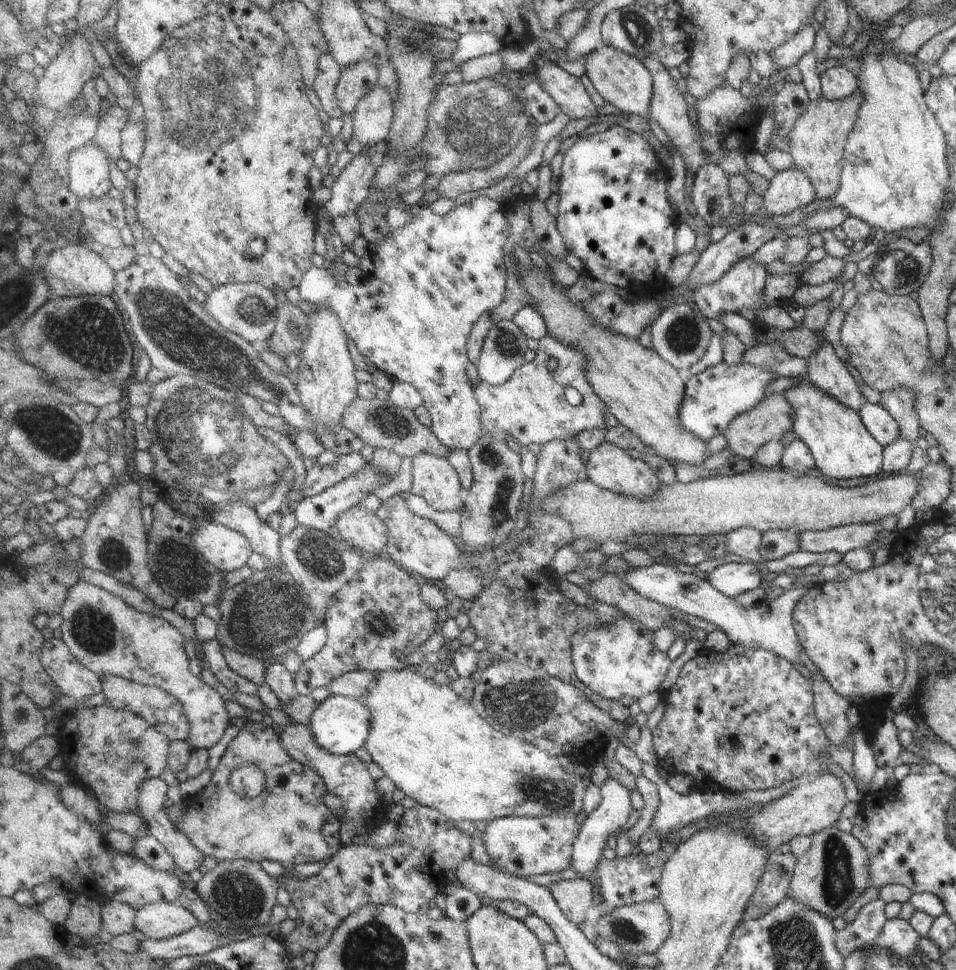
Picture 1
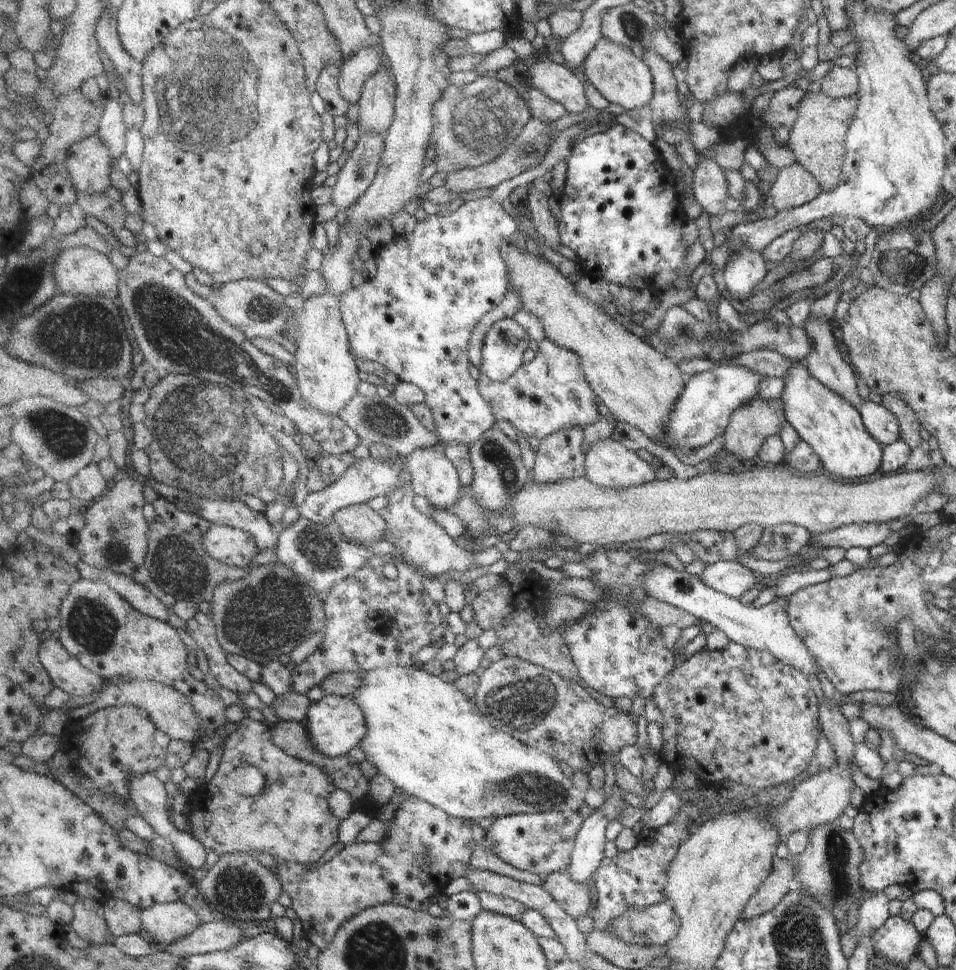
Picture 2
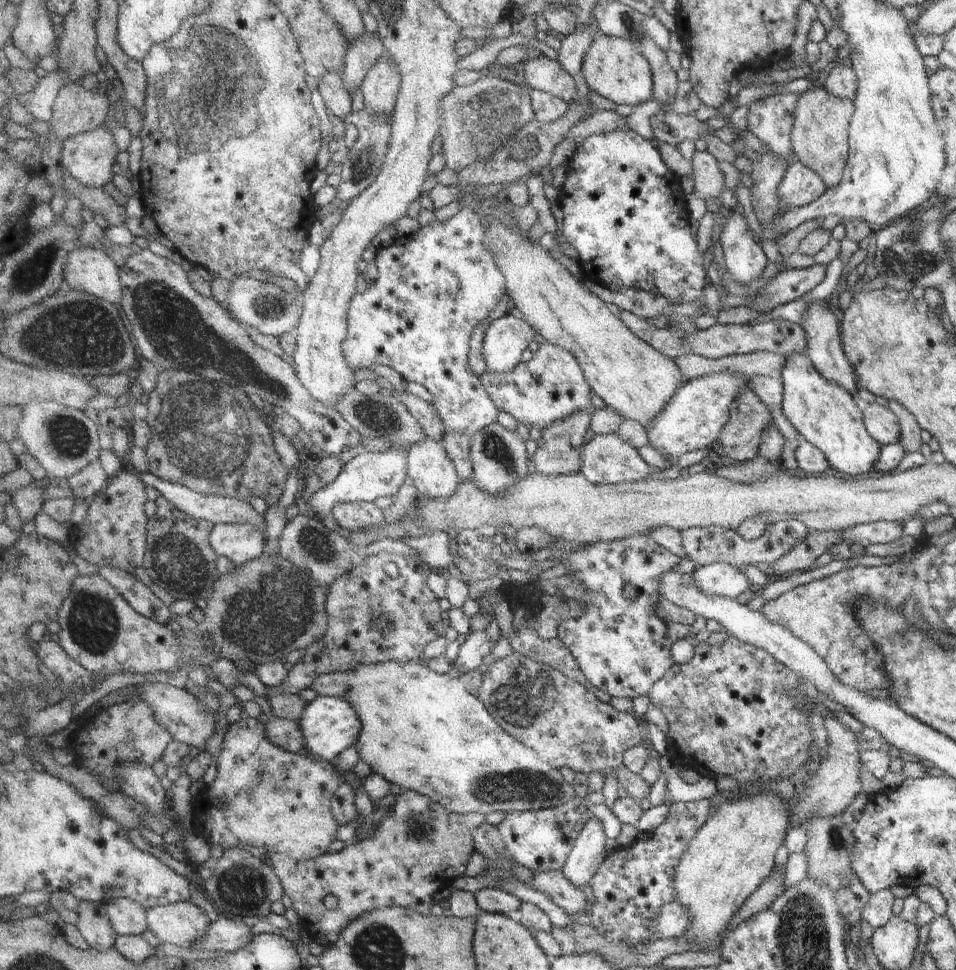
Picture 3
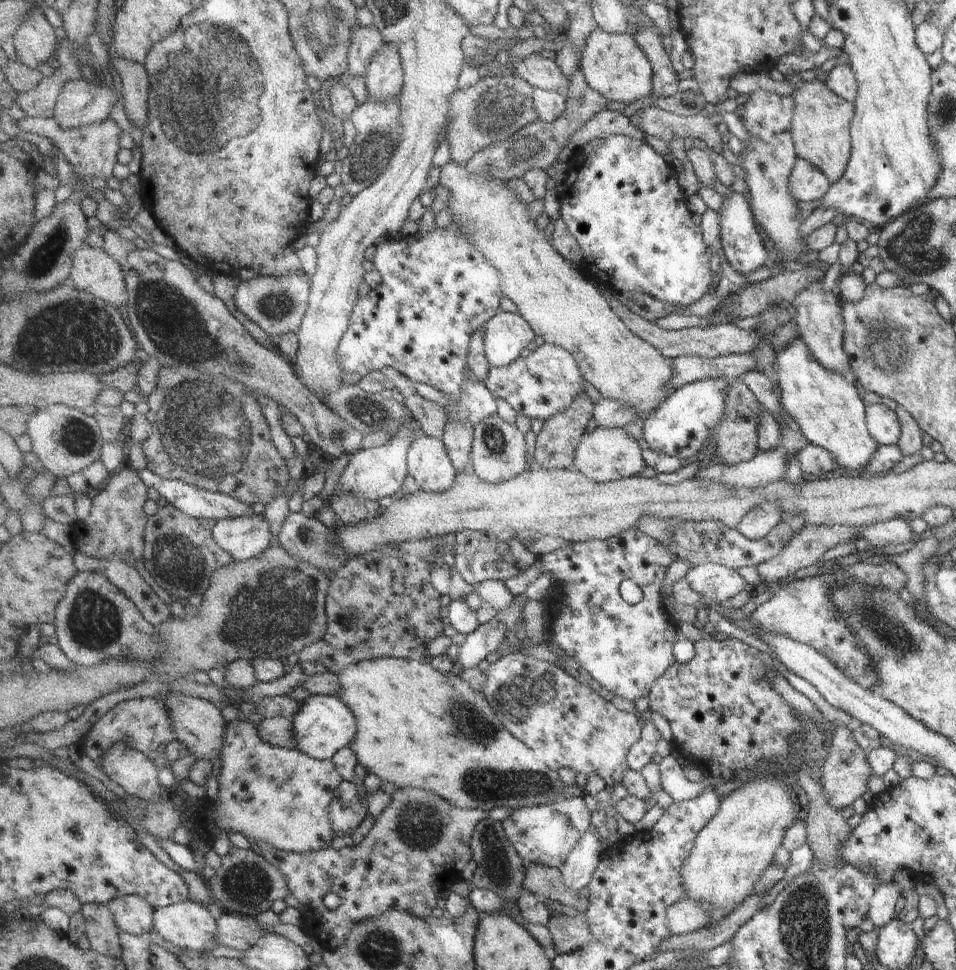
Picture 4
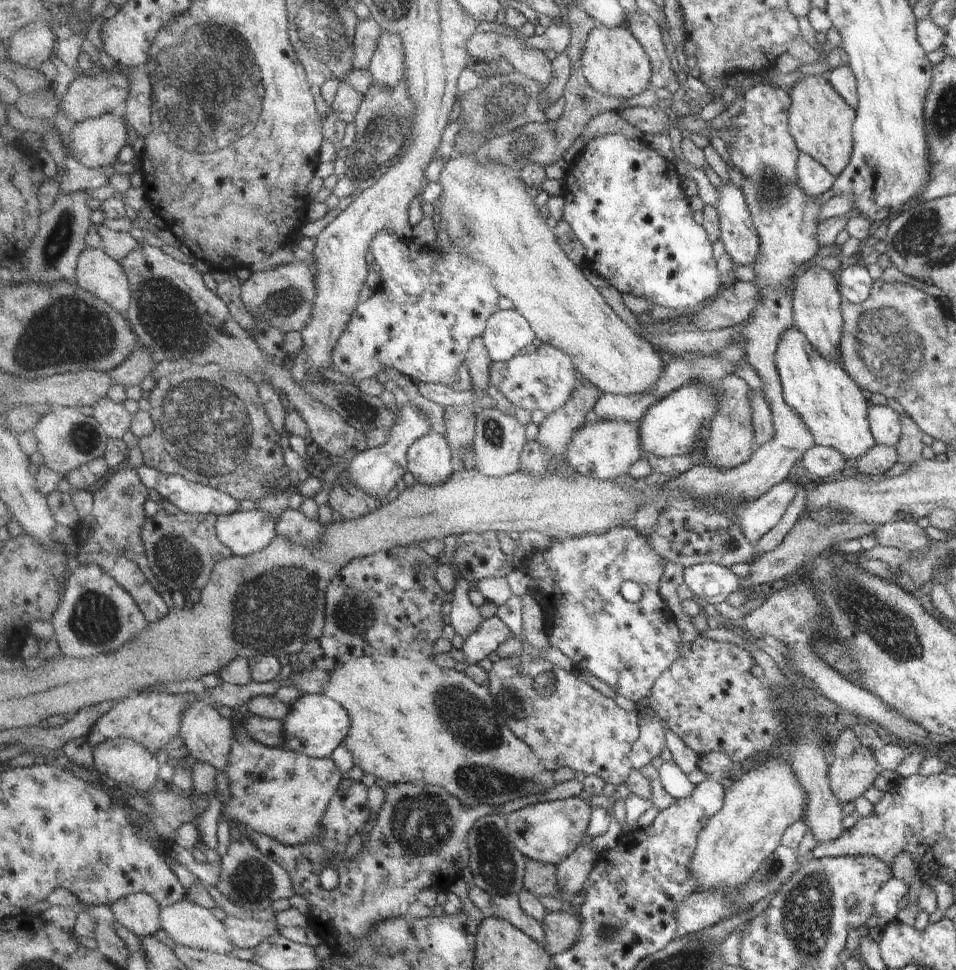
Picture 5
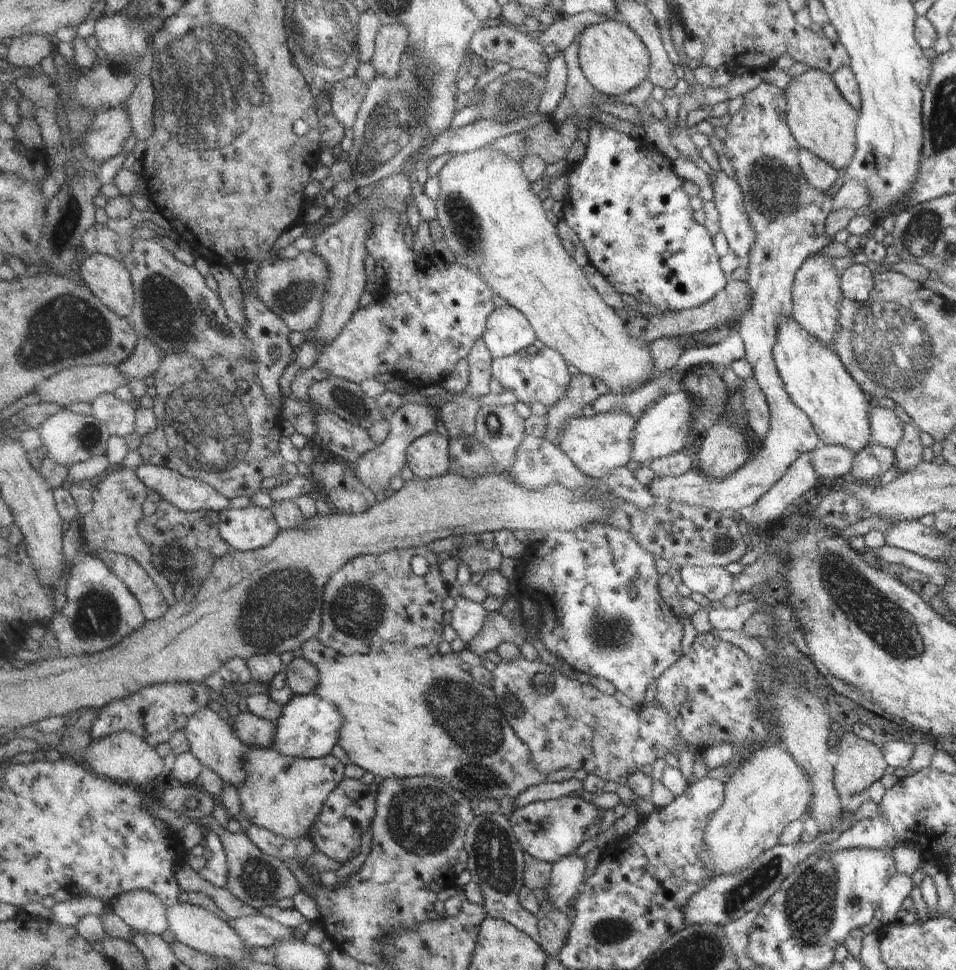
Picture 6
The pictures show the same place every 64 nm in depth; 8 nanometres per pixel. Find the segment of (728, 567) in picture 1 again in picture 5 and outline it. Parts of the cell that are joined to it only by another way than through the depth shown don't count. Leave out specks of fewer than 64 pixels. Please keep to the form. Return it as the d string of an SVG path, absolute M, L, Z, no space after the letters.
M704 563L688 567L685 582L701 598L718 604L724 602L732 592L739 590L741 578L732 573L728 567L714 563Z

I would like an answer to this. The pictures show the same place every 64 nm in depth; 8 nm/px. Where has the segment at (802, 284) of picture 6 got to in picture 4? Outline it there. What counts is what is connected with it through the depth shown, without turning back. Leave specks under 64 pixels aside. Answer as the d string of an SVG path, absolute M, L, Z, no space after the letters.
M815 280L803 291L797 292L792 304L795 306L795 317L793 321L797 326L799 336L808 345L814 358L829 371L841 374L850 384L856 386L856 377L852 374L848 364L848 355L843 349L843 309L842 298L837 292L828 292L826 280Z

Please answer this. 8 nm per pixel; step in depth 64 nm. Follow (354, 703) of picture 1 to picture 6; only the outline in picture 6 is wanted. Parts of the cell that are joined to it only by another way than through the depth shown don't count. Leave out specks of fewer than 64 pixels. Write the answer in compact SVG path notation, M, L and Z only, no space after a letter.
M295 695L284 707L284 714L275 723L278 725L272 749L301 759L321 759L332 755L340 745L340 737L346 717L339 706L320 695Z

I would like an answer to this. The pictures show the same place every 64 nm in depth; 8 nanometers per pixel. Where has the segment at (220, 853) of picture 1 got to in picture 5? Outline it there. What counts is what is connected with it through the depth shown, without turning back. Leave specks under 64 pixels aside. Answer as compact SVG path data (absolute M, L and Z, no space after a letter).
M245 726L237 727L237 743L231 756L231 767L228 770L232 798L223 806L222 814L230 825L244 824L252 830L263 832L277 838L287 845L305 845L321 840L327 835L326 814L331 800L343 784L342 767L331 757L317 759L297 753L290 748L274 748L257 741Z

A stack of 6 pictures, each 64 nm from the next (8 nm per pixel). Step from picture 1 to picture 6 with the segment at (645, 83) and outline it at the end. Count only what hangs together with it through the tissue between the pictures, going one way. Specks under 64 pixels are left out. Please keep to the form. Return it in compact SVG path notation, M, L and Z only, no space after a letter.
M616 20L589 26L579 37L580 62L589 81L606 96L620 96L651 78L651 49L628 24Z

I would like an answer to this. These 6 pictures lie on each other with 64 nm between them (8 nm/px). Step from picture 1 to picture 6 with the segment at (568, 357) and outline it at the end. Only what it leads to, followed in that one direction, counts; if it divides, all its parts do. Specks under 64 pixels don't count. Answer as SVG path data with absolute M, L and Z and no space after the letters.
M543 346L535 356L523 357L515 354L495 359L493 372L504 389L514 390L520 397L520 401L529 406L541 402L550 409L563 400L568 387L571 387L574 376L570 372L570 365L571 363L561 352L552 347Z

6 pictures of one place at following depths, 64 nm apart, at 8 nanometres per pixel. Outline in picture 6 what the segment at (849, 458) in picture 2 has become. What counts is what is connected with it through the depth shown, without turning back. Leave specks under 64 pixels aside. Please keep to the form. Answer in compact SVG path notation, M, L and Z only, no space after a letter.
M792 316L777 320L772 354L785 391L790 400L808 416L822 444L840 445L854 454L870 444L871 428L866 414L870 399L848 374L835 349L809 335Z

